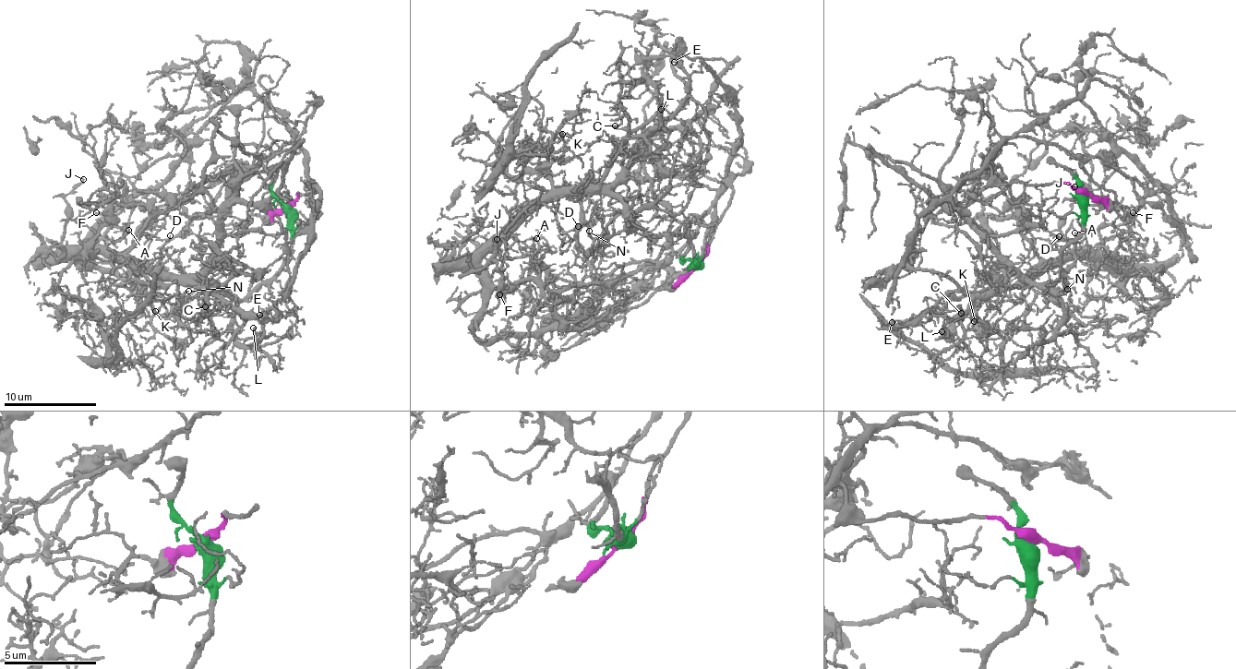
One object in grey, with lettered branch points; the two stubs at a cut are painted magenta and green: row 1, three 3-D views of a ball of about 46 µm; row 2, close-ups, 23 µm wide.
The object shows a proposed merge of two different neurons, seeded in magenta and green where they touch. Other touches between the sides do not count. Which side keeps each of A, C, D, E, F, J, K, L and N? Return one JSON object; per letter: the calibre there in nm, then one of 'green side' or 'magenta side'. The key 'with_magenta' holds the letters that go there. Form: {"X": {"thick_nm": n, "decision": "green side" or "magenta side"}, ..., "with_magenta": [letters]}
{"A": {"thick_nm": 80, "decision": "green side"}, "C": {"thick_nm": 130, "decision": "green side"}, "D": {"thick_nm": 130, "decision": "green side"}, "E": {"thick_nm": 320, "decision": "green side"}, "F": {"thick_nm": 160, "decision": "green side"}, "J": {"thick_nm": 170, "decision": "green side"}, "K": {"thick_nm": 130, "decision": "green side"}, "L": {"thick_nm": 130, "decision": "green side"}, "N": {"thick_nm": 120, "decision": "green side"}, "with_magenta": []}

